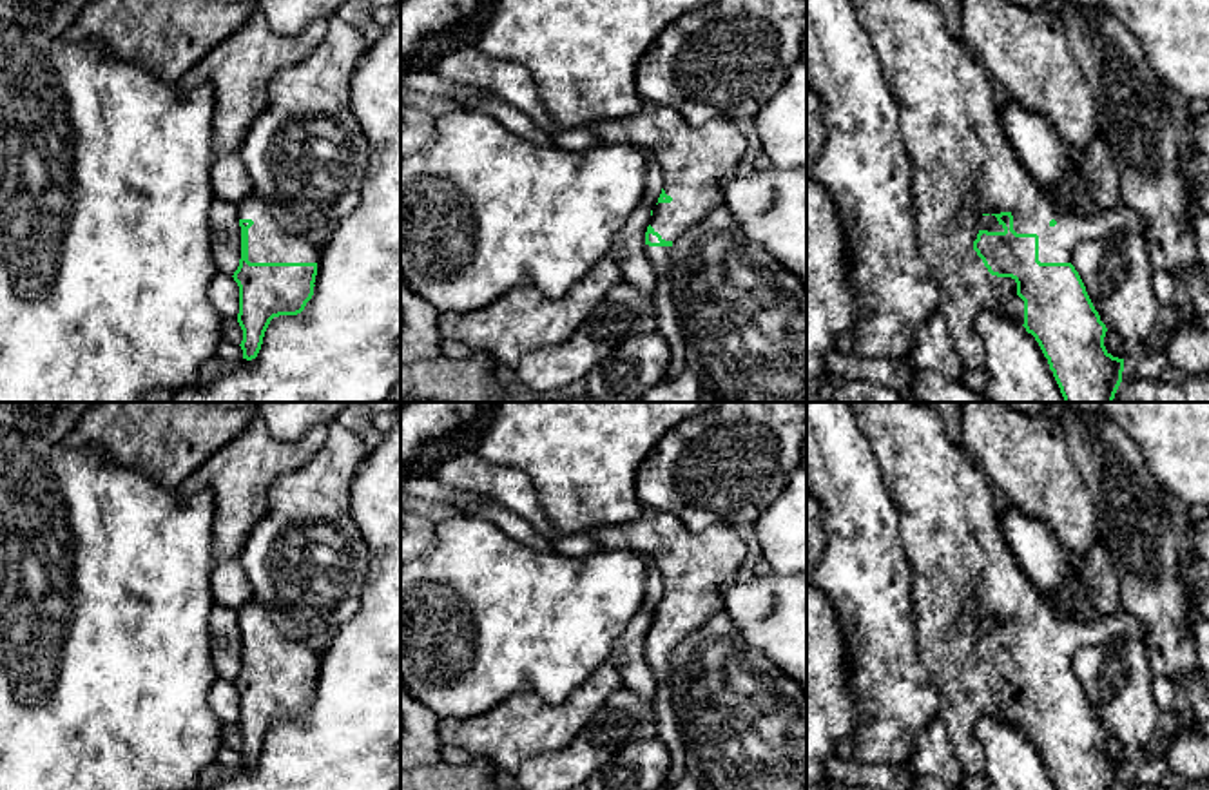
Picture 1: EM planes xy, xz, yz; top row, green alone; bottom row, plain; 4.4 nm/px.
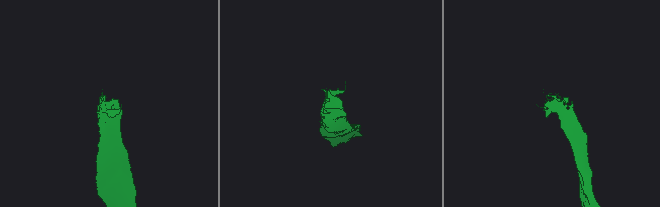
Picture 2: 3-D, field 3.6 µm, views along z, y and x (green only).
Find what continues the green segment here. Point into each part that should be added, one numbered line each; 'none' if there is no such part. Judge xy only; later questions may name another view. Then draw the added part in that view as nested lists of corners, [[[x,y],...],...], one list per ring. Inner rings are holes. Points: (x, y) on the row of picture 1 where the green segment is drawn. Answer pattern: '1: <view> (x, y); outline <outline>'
1: xy (267, 241); outline [[[256,194],[239,203],[239,219],[252,219],[248,228],[250,263],[317,263],[319,250],[288,232],[272,217],[270,207]]]

